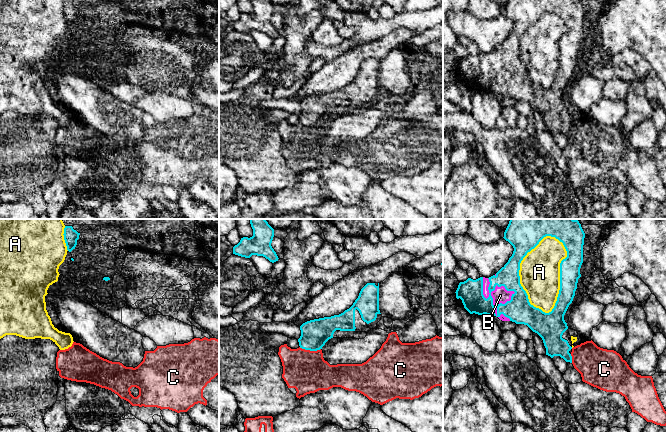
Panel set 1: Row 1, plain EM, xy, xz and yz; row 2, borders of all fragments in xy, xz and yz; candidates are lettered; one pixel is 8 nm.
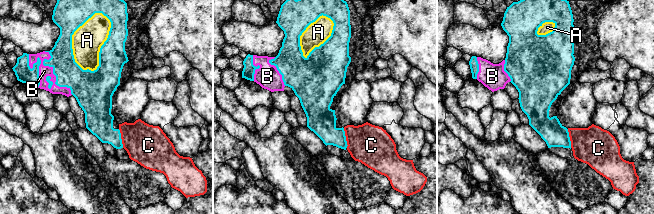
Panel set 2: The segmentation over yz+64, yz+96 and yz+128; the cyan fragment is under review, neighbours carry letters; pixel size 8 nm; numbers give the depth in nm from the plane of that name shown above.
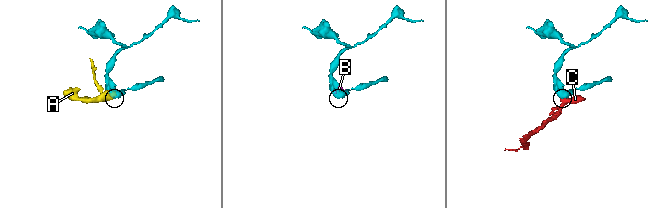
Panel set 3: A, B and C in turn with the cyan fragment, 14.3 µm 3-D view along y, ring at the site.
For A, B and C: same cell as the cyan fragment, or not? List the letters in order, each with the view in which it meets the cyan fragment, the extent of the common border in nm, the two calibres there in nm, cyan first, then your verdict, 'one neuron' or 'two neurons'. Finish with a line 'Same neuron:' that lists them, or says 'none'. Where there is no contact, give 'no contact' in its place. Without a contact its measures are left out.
A: meets cyan in yz; contact 650 nm long; 160 nm thick on the cyan side, 320 nm on the other; two neurons
B: meets cyan in yz; contact 420 nm long; 200 nm thick on the cyan side, 130 nm on the other; one neuron
C: meets cyan in xz; contact 180 nm long; 220 nm thick on the cyan side, 340 nm on the other; two neurons
Same neuron: B

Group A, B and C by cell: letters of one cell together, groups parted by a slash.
A / B / C

